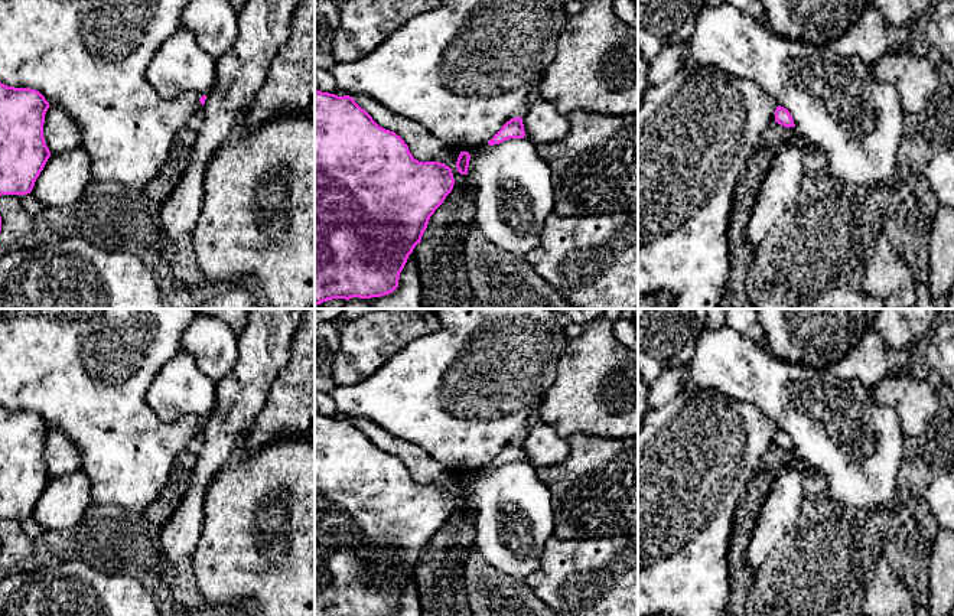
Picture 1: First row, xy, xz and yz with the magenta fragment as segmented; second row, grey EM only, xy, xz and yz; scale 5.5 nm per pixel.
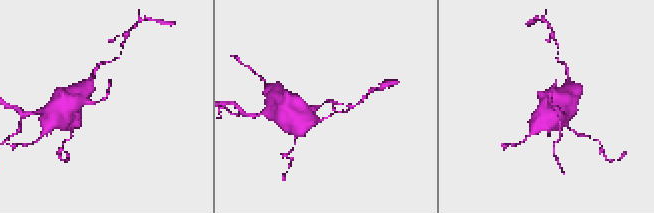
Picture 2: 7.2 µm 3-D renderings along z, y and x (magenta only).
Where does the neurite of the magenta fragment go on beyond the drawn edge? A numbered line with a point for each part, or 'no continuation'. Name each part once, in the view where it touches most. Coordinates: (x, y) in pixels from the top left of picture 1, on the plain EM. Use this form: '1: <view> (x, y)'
no continuation

